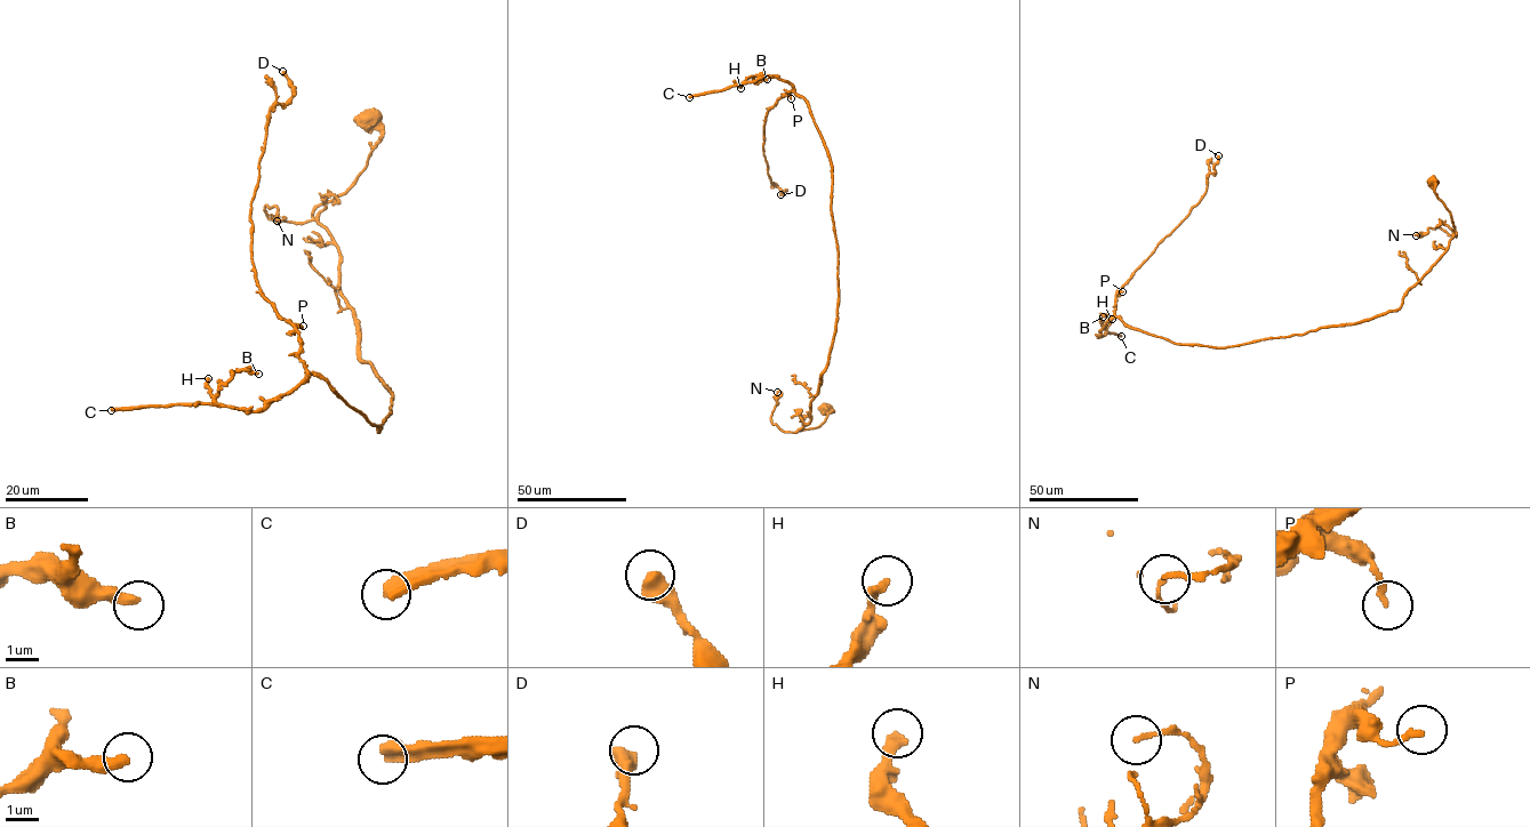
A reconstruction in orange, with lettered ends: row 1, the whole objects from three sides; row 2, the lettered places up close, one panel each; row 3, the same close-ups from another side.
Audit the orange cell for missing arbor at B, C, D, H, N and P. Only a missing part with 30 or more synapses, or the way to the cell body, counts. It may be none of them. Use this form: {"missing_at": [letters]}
{"missing_at": ["C"]}

